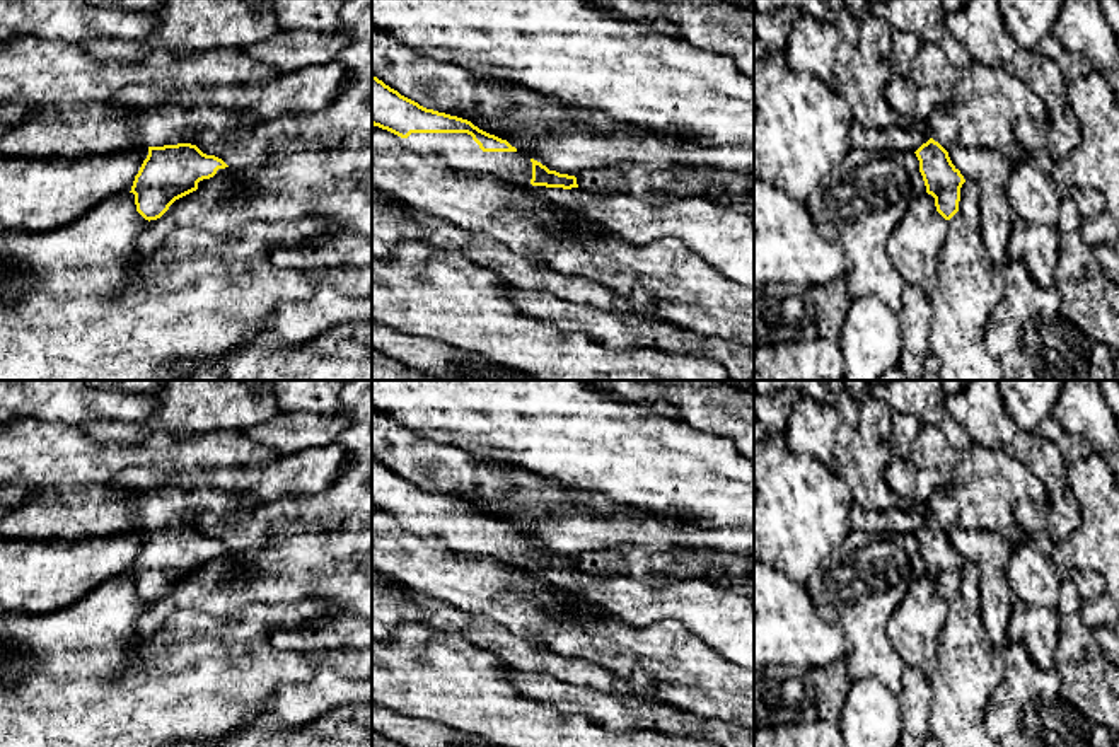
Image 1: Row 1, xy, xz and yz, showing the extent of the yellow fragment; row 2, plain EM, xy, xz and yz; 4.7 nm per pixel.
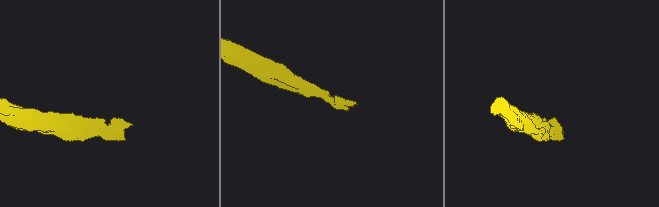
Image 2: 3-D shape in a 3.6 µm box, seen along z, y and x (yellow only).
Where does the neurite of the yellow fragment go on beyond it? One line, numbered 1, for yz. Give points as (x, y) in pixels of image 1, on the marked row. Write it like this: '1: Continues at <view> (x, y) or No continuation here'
1: Continues at yz (942, 125)

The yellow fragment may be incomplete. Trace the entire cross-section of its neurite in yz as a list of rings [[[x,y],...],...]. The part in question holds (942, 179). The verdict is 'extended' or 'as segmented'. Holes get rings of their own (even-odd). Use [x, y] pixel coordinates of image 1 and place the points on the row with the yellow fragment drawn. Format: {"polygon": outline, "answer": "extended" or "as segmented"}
{"polygon": [[[950,104],[936,106],[925,121],[930,140],[914,153],[919,160],[926,193],[935,198],[936,211],[950,220],[959,211],[960,188],[965,182],[948,152],[957,147],[959,123]]], "answer": "extended"}

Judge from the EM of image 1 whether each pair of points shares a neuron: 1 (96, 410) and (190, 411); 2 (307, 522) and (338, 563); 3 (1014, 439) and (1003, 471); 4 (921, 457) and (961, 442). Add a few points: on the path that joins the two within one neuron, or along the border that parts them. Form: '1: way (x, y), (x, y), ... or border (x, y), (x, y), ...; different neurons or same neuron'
1: border (157, 399), (157, 408), (142, 423), (115, 422); different neurons
2: border (353, 531), (292, 534); different neurons
3: border (974, 442), (1002, 449), (1039, 481); different neurons
4: border (923, 423), (933, 425), (949, 445); different neurons

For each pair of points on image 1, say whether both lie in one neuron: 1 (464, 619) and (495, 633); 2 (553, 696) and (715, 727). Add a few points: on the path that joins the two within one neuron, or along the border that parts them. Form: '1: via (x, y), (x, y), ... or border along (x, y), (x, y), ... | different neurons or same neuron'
1: via (471, 626), (488, 633) | same neuron
2: via (594, 703), (611, 712), (647, 713), (674, 720) | same neuron

